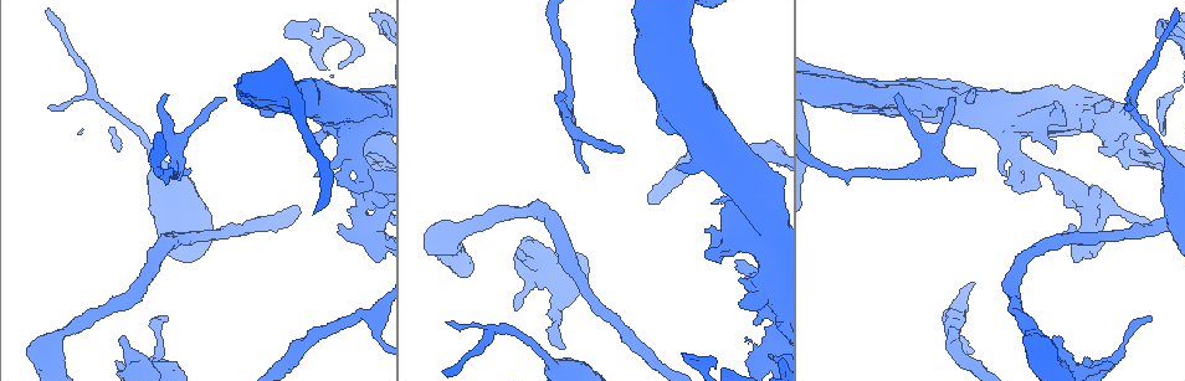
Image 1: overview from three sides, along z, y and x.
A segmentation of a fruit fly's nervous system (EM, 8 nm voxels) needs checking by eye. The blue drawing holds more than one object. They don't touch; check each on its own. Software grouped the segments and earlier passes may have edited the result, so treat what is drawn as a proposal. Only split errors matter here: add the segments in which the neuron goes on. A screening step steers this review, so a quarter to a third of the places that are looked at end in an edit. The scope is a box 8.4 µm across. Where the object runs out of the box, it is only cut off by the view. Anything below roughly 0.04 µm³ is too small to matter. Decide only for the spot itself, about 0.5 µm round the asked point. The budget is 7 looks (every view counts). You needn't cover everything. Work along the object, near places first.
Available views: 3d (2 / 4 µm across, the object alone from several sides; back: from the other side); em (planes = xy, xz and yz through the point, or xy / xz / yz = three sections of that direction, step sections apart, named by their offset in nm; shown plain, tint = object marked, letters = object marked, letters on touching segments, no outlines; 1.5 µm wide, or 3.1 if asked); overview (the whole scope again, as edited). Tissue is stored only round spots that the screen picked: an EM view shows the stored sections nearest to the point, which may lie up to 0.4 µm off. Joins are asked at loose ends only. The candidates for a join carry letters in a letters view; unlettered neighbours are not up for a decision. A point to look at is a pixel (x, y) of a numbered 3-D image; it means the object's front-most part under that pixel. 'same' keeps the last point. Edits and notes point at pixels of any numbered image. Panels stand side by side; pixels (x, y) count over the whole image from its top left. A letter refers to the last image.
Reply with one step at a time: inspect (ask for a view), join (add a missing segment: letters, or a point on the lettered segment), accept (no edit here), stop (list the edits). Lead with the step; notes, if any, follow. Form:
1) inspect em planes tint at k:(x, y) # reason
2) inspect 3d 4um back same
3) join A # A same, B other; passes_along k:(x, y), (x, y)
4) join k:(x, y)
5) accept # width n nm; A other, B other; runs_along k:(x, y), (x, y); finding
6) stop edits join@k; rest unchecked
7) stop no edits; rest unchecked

inspect em xz step 4 tint at 1:(189, 169) # an open end

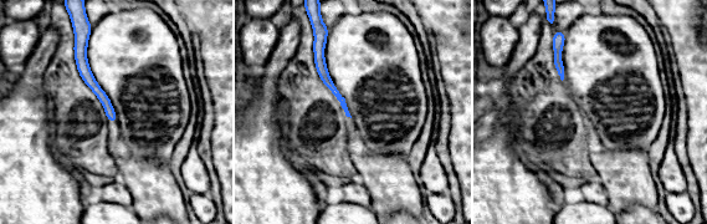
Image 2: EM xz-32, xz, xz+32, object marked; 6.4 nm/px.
inspect em planes letters same

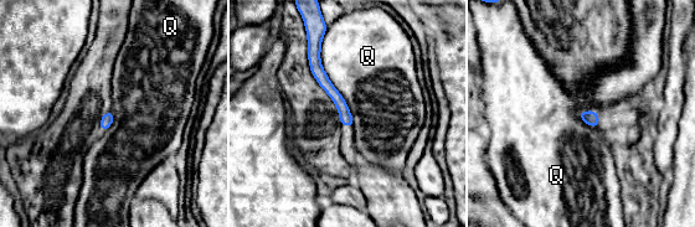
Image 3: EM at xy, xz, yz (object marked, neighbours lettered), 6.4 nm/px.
accept # width 80 nm; Q other; border 3:(325, 30), (320, 65), (354, 125); no lettered segment goes on from it

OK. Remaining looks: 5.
inspect 3d 4um at 1:(897, 95)

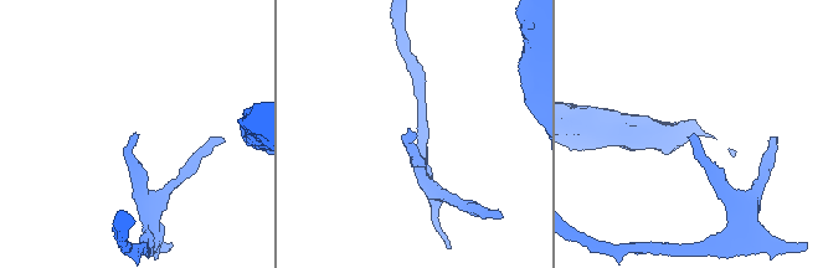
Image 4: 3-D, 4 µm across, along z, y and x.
inspect em xz step 4 tint at 4:(132, 135) # shape alone is not enough

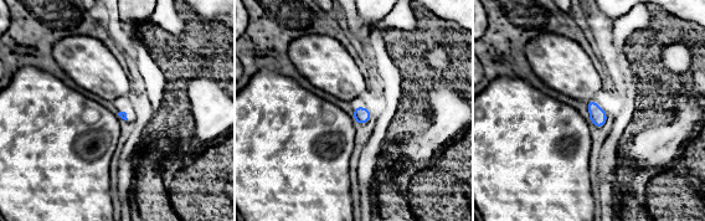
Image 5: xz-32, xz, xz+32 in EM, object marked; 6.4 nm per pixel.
inspect em xz step 4 letters same # what lies round it

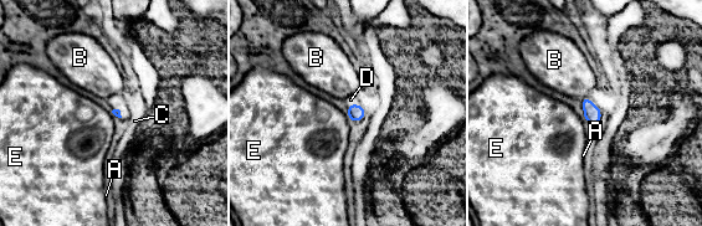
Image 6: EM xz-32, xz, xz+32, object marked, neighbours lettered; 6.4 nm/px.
join D # longest_contact D 90 nm; A other, B other, C other, D same, E other; the neuron continues

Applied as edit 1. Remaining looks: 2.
inspect em yz step 8 plain at 1:(955, 98) # thin end

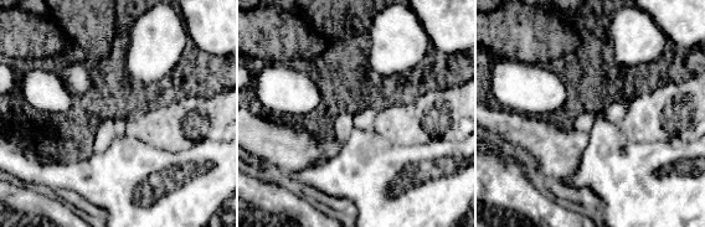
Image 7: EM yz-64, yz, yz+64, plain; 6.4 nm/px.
inspect em yz step 8 letters same # see the neighbours

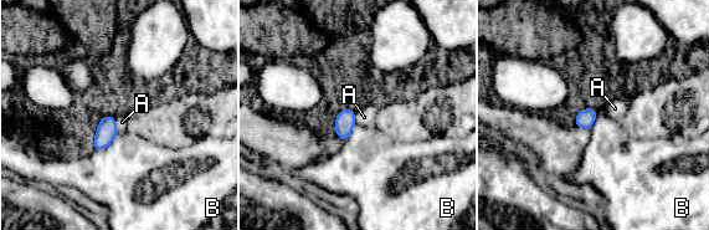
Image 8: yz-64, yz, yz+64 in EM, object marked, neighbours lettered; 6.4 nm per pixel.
accept # width 120 nm; A other, B other; border 8:(114, 117), (118, 131); no lettered segment goes on from it

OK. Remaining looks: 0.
stop edits join@6; rest unchecked

